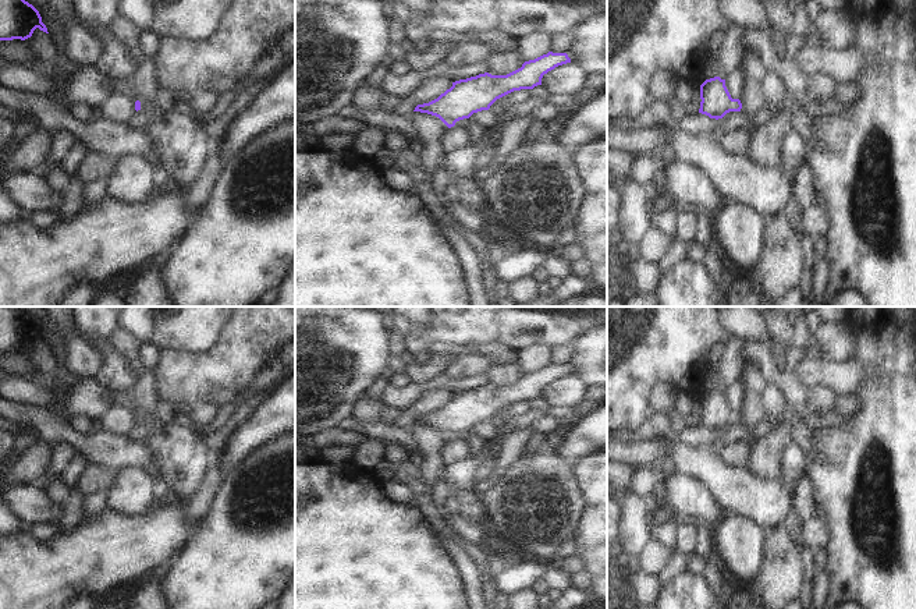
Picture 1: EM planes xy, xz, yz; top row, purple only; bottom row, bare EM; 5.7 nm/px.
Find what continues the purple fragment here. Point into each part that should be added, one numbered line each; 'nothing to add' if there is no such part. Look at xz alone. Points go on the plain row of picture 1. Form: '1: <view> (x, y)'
nothing to add.

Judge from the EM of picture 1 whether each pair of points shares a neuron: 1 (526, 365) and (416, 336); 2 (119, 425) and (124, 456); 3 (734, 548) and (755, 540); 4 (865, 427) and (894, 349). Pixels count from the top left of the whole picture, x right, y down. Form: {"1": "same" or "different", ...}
{"1": "different", "2": "different", "3": "same", "4": "same"}

